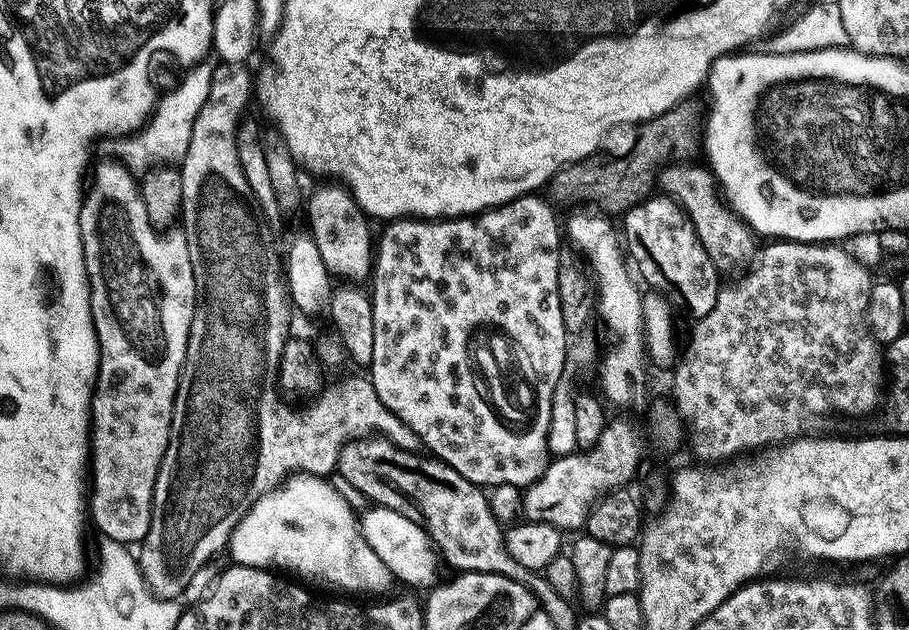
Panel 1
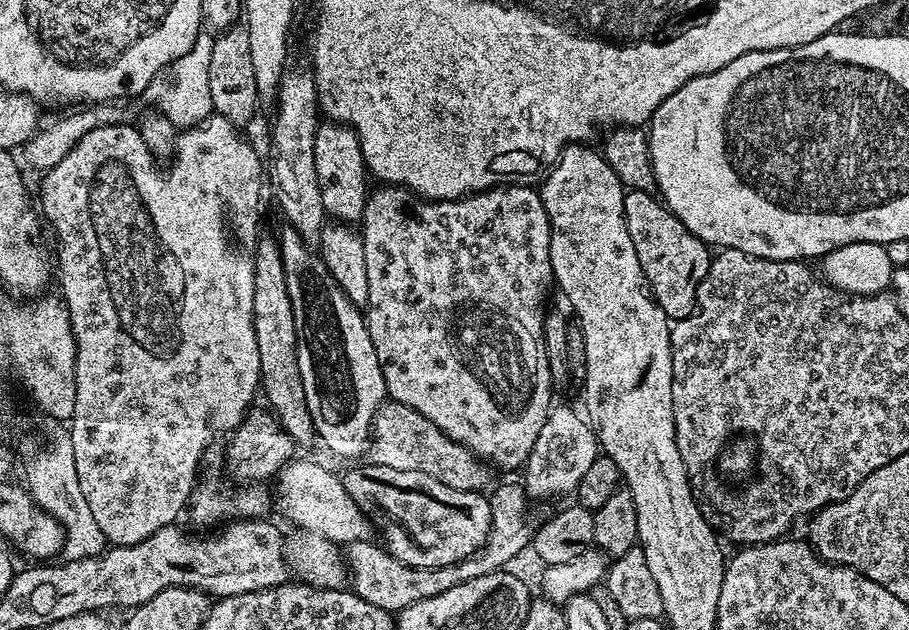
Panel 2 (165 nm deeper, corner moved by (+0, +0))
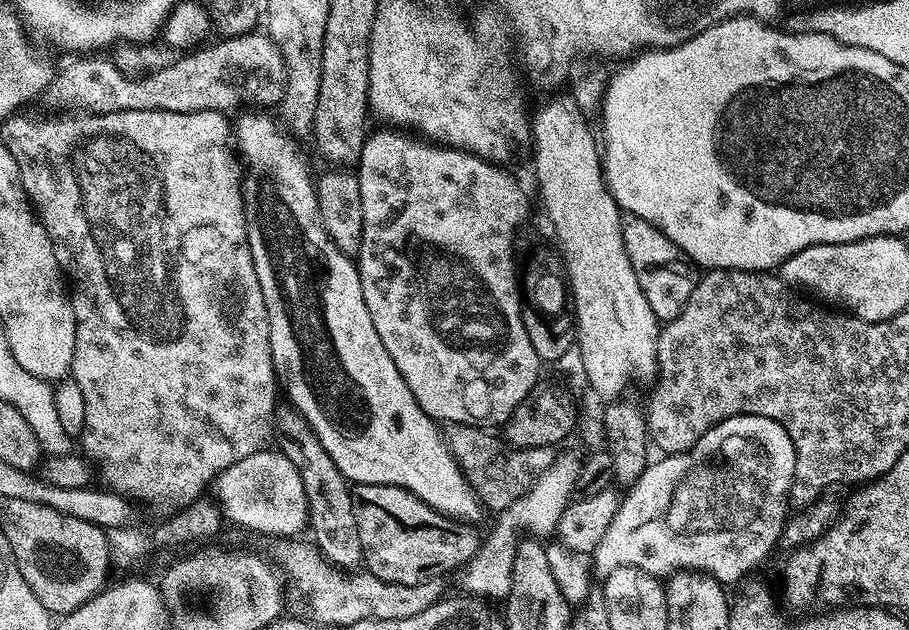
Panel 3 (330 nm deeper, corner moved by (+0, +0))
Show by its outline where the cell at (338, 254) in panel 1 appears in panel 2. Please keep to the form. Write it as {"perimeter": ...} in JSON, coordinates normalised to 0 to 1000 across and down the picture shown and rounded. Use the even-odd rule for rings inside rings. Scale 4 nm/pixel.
{"perimeter":[[[373,194],[360,195],[353,195],[349,202],[345,219],[345,265],[350,270],[350,302],[354,302],[358,338],[366,351],[387,359],[399,351],[400,329],[407,310],[407,275],[400,260],[398,232],[391,206]]]}

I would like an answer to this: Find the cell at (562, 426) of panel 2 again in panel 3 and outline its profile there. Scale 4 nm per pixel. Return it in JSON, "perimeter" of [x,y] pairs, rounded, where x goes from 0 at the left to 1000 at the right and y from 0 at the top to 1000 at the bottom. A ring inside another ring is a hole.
{"perimeter":[[[627,714],[611,719],[606,737],[586,763],[582,776],[548,817],[539,852],[535,851],[523,884],[512,897],[512,933],[520,944],[556,951],[561,937],[565,883],[574,854],[600,854],[611,843],[613,830],[630,789],[641,729]]]}

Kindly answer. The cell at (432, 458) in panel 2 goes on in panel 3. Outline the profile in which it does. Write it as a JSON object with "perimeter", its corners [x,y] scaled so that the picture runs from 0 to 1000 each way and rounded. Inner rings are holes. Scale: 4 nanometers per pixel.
{"perimeter":[[[503,673],[494,678],[494,686],[491,686],[493,710],[501,725],[504,737],[506,737],[508,749],[519,779],[525,784],[529,802],[534,808],[541,808],[542,813],[551,813],[557,808],[563,797],[568,795],[582,776],[586,763],[593,756],[596,748],[601,746],[608,730],[608,713],[601,710],[585,710],[585,711],[565,711],[559,705],[551,694],[547,695],[539,689],[538,681],[527,675]]]}

